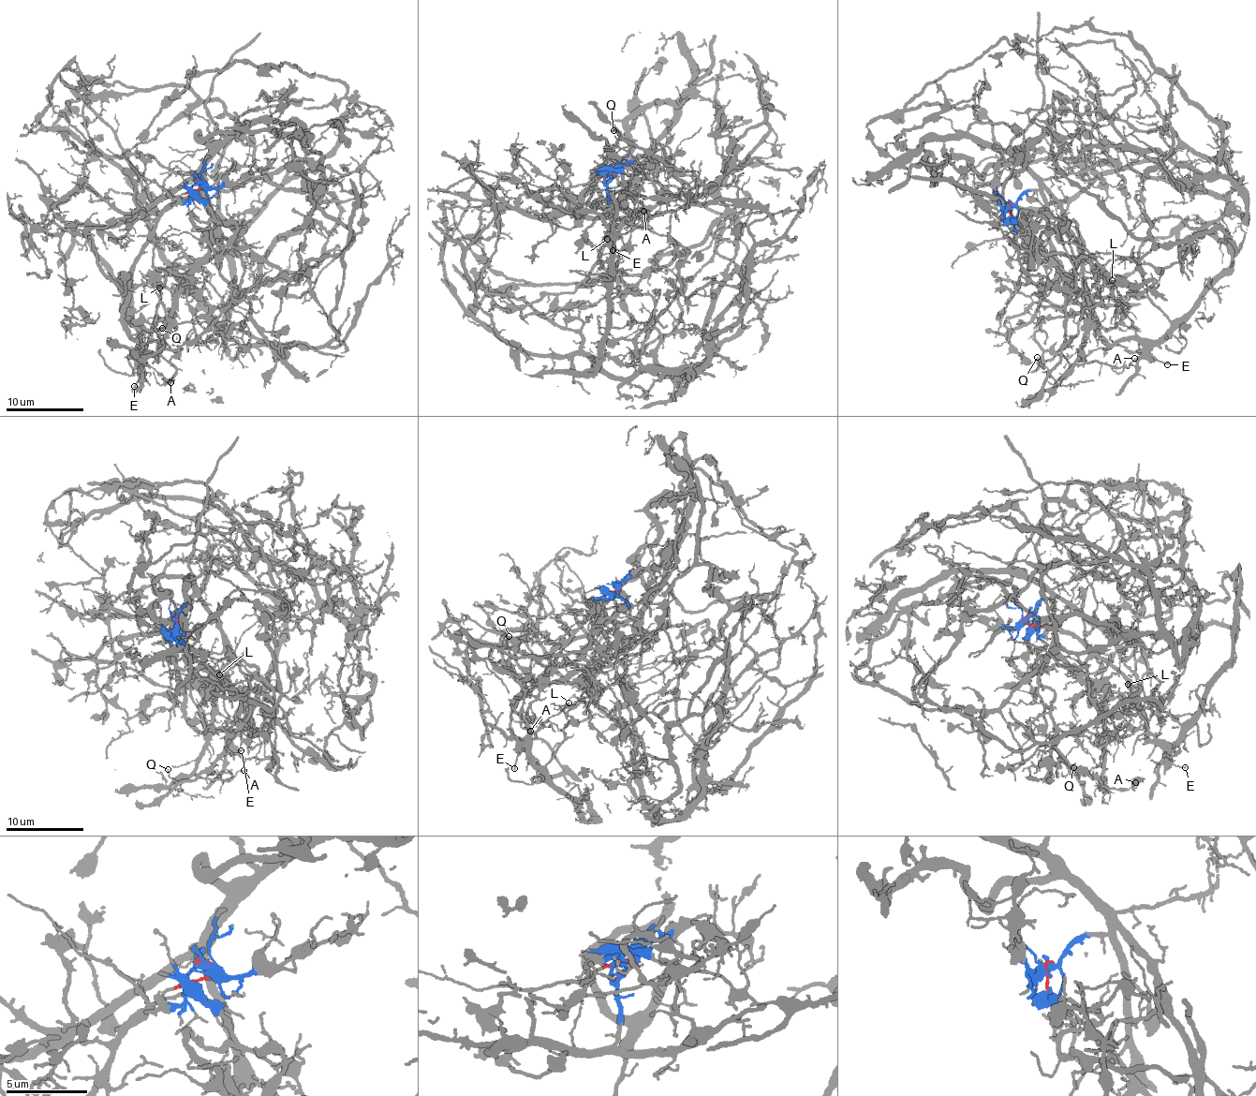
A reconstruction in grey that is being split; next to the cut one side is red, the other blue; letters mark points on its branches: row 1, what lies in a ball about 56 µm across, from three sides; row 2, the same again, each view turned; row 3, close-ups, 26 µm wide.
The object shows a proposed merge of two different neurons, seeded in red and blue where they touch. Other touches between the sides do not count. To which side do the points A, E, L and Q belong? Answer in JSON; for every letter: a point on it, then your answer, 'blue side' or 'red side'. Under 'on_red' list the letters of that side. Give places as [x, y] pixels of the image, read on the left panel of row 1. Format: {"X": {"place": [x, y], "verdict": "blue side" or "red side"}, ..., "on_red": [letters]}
{"A": {"place": [170, 382], "verdict": "blue side"}, "E": {"place": [134, 386], "verdict": "red side"}, "L": {"place": [159, 288], "verdict": "red side"}, "Q": {"place": [162, 328], "verdict": "blue side"}, "on_red": ["E", "L"]}

